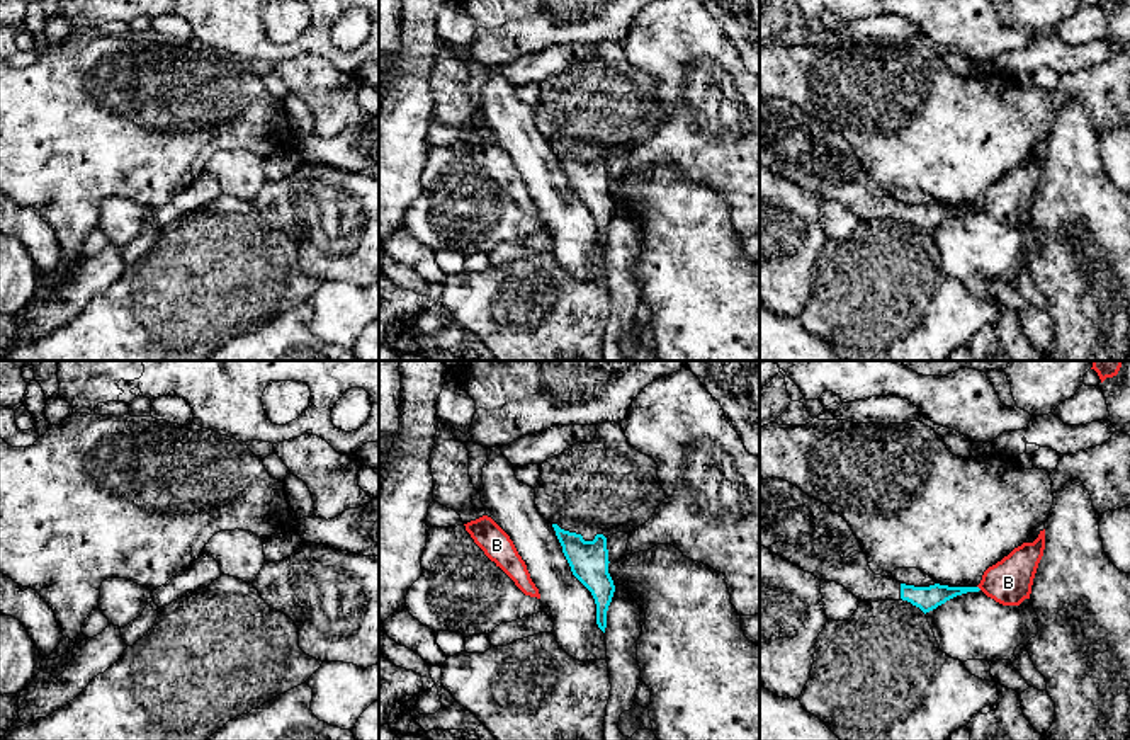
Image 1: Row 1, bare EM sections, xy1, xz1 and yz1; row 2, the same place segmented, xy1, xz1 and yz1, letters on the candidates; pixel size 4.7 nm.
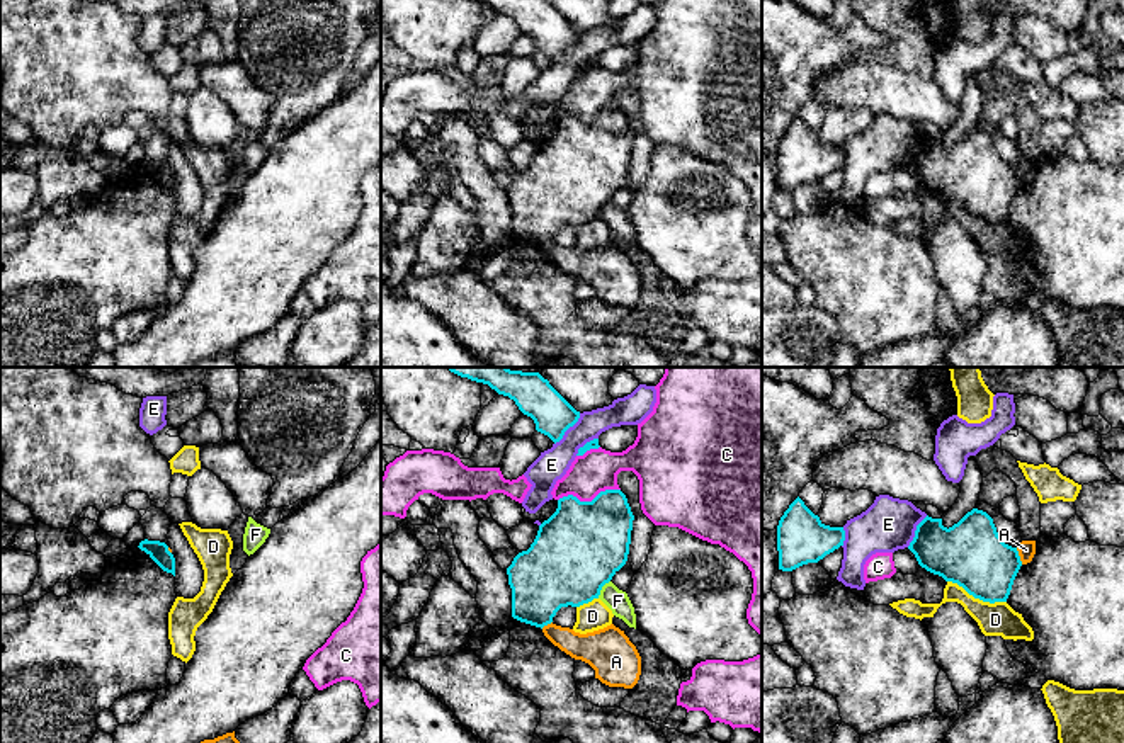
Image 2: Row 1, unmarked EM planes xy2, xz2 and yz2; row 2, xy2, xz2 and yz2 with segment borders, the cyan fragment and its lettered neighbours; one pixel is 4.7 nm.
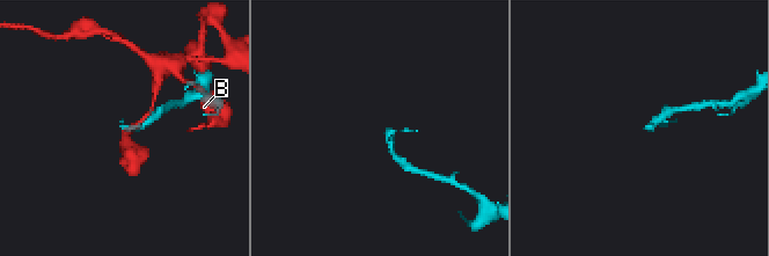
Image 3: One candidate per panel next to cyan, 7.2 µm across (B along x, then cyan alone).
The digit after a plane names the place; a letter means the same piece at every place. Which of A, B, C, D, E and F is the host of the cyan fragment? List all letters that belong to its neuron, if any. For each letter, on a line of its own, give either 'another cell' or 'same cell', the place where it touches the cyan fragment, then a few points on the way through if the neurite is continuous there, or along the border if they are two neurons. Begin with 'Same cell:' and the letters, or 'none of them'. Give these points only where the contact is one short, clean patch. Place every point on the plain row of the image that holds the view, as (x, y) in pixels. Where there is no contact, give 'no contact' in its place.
Same cell: none of them
A: another cell | yz2 (1019, 175) | along yz2 (1016, 167), (1022, 182)
B: another cell | no contact
C: another cell | xz2 (589, 121)
D: another cell | yz2 (976, 216)
E: another cell | xz2 (568, 46)
F: another cell | xz2 (601, 208) | along xz2 (609, 199), (597, 216)

